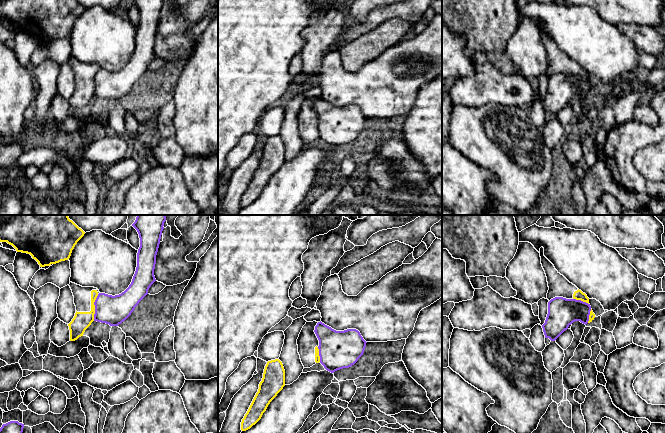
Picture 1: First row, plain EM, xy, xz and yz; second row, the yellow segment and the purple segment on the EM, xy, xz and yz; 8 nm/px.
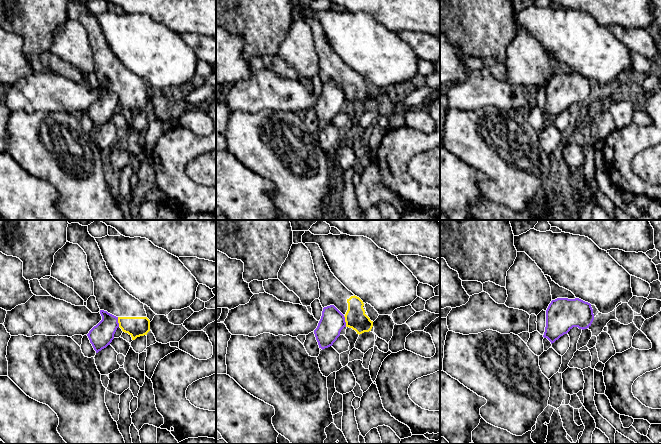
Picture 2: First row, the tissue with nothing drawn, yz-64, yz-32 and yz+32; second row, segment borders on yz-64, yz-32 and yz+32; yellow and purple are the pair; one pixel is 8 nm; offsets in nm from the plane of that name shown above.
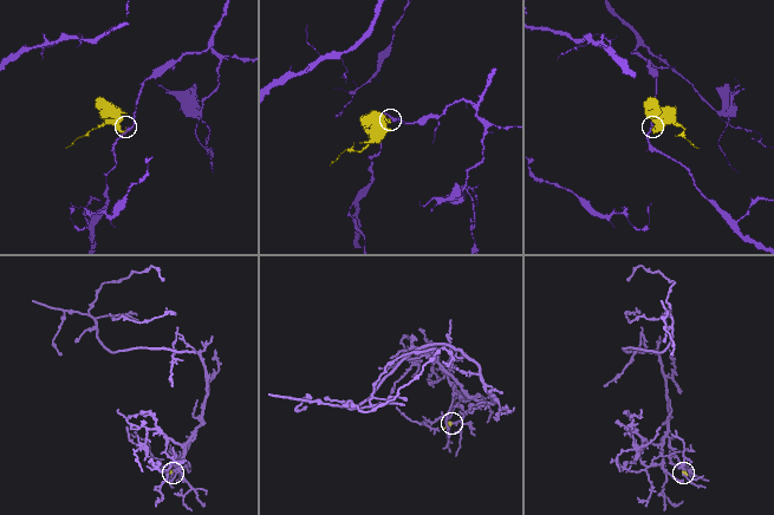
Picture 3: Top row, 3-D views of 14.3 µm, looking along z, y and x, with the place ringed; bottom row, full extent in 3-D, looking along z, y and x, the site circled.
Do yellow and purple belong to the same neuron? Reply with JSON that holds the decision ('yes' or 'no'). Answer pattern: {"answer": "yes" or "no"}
{"answer": "no"}

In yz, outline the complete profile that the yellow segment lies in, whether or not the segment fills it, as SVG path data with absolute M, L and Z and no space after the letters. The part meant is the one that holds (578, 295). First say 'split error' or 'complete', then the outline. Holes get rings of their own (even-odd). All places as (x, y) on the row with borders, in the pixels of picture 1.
split error; M543 247L540 248L540 257L542 267L547 277L549 287L547 299L549 301L555 297L563 297L566 299L581 300L589 304L587 295L561 275L555 269L554 265L544 256Z

